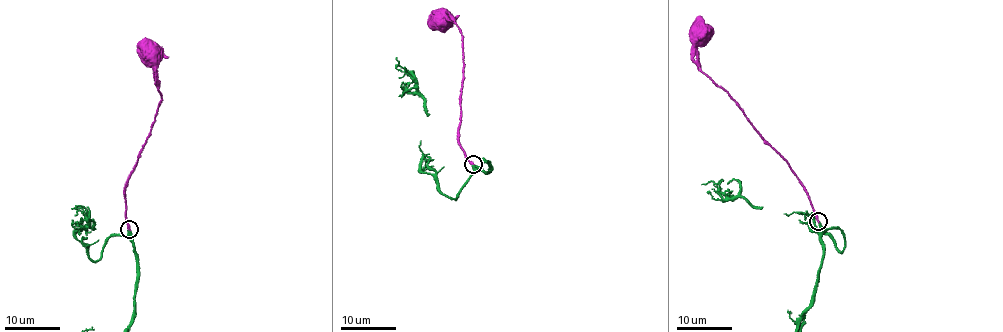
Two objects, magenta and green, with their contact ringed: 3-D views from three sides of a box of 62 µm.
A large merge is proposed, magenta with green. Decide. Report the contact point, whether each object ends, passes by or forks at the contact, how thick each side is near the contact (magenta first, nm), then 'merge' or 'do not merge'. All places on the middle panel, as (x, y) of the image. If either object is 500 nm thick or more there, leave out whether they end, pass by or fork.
place (473, 164); magenta ends; green ends; calibres 320 and 440 nm; merge

